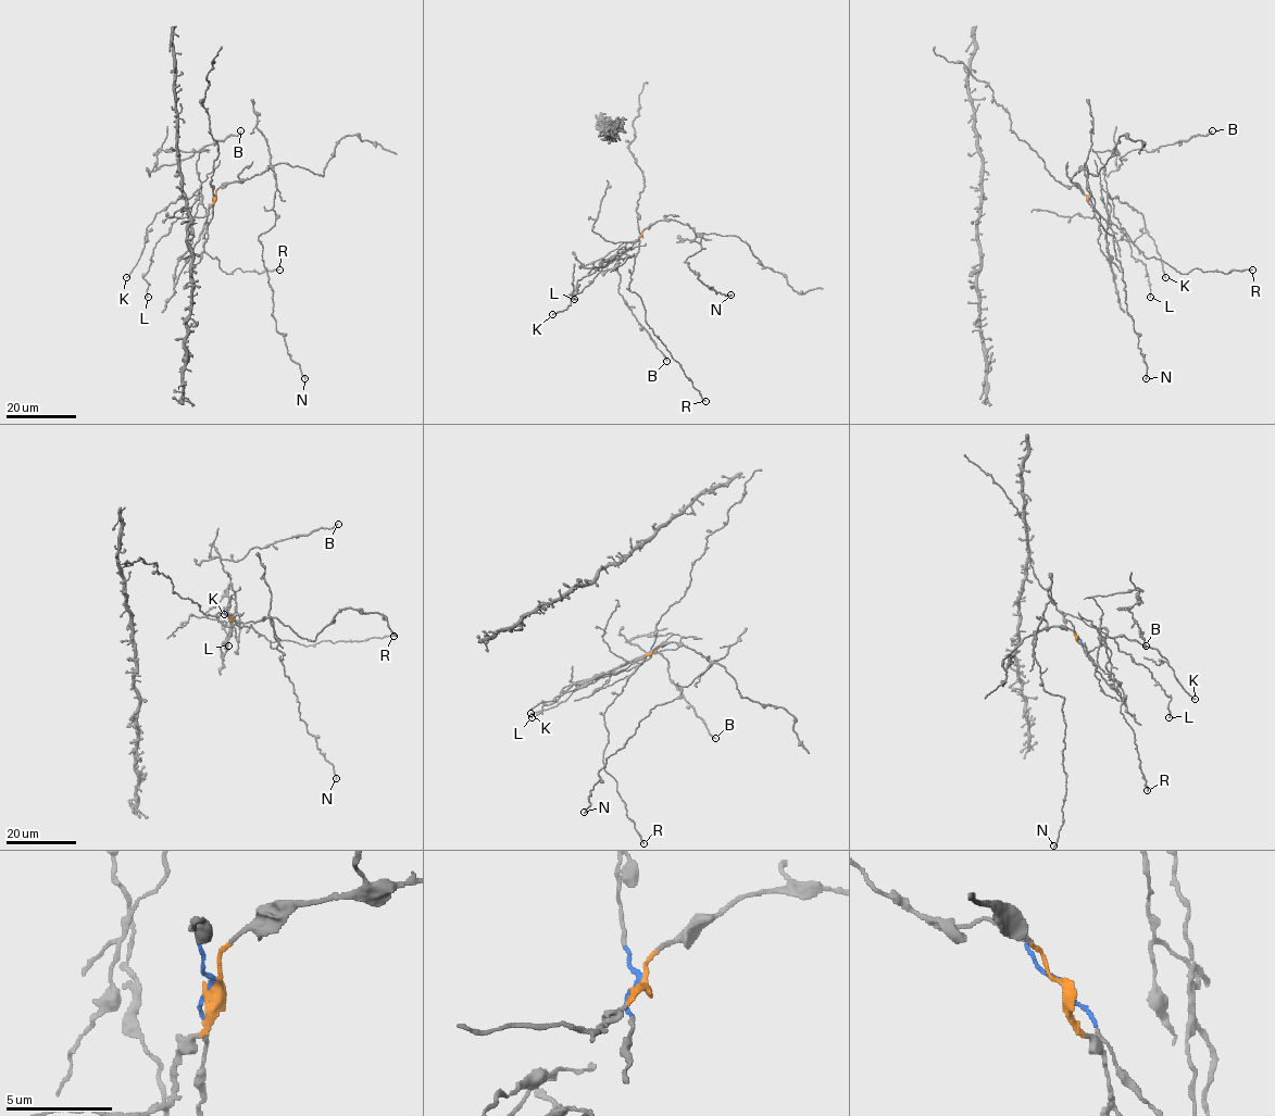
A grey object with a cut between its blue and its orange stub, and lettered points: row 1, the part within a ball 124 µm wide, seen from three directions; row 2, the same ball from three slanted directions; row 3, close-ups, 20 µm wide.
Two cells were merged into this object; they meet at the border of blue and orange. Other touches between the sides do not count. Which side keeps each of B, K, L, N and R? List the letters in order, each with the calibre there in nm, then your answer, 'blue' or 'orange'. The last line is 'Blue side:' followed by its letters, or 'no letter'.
B: 170 nm | orange
K: 160 nm | orange
L: 160 nm | orange
N: 200 nm | orange
R: 190 nm | blue
Blue side: R

